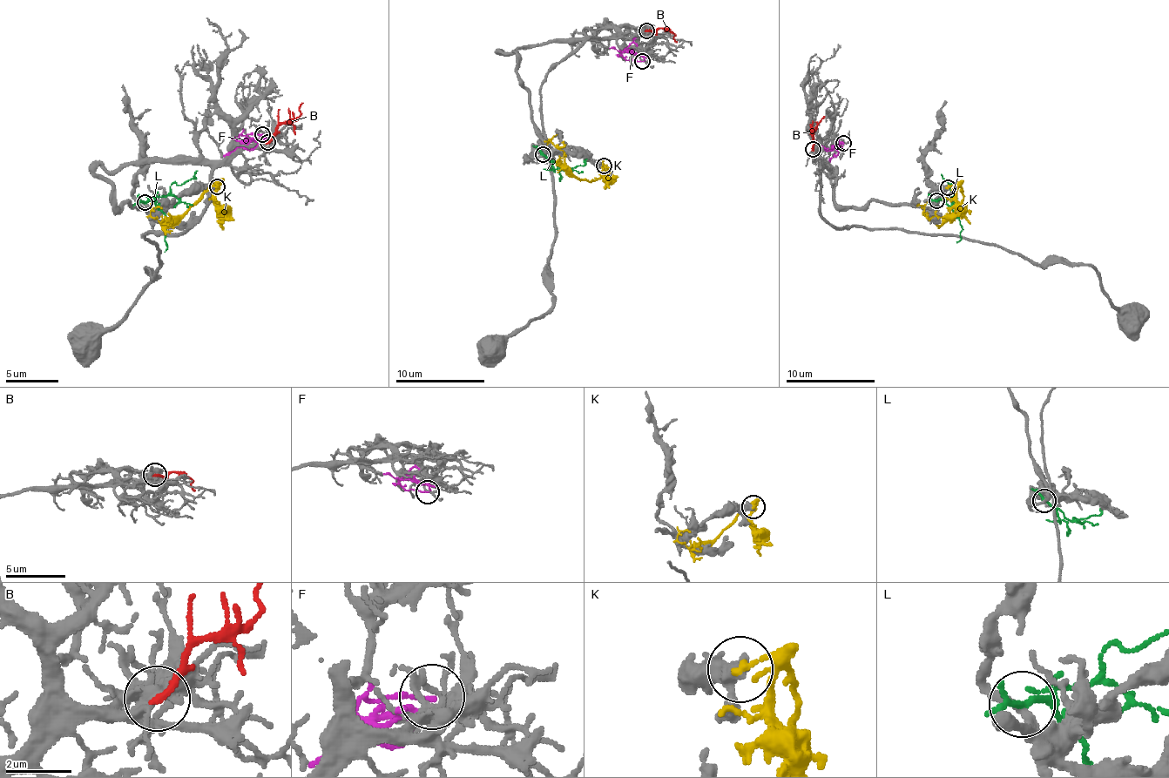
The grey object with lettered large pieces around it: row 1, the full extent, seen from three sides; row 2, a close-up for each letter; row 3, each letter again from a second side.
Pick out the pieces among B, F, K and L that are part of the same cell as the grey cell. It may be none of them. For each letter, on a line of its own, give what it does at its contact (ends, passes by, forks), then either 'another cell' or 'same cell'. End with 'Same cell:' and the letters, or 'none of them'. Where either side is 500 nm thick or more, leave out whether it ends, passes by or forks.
B: it ends | same cell
F: it ends | another cell
K: it ends | another cell
L: it forks | another cell
Same cell: B

